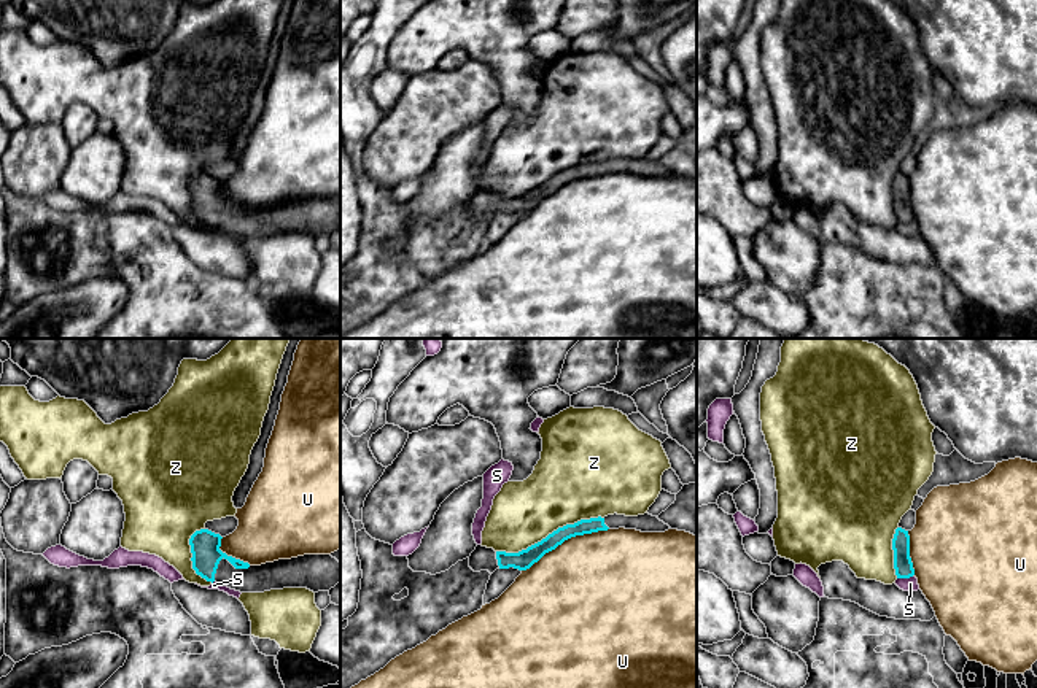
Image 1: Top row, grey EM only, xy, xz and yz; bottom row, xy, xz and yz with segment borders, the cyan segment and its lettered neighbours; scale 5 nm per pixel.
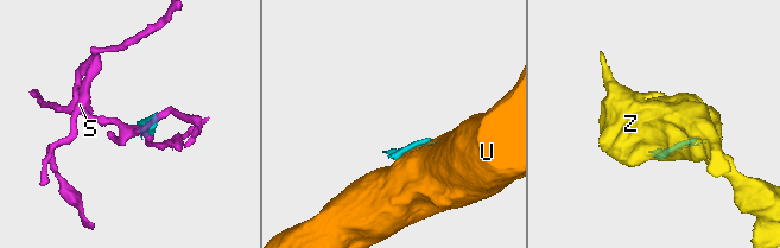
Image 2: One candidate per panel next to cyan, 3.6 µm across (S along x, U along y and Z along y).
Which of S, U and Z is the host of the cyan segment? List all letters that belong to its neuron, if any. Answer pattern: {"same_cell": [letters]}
{"same_cell": []}

